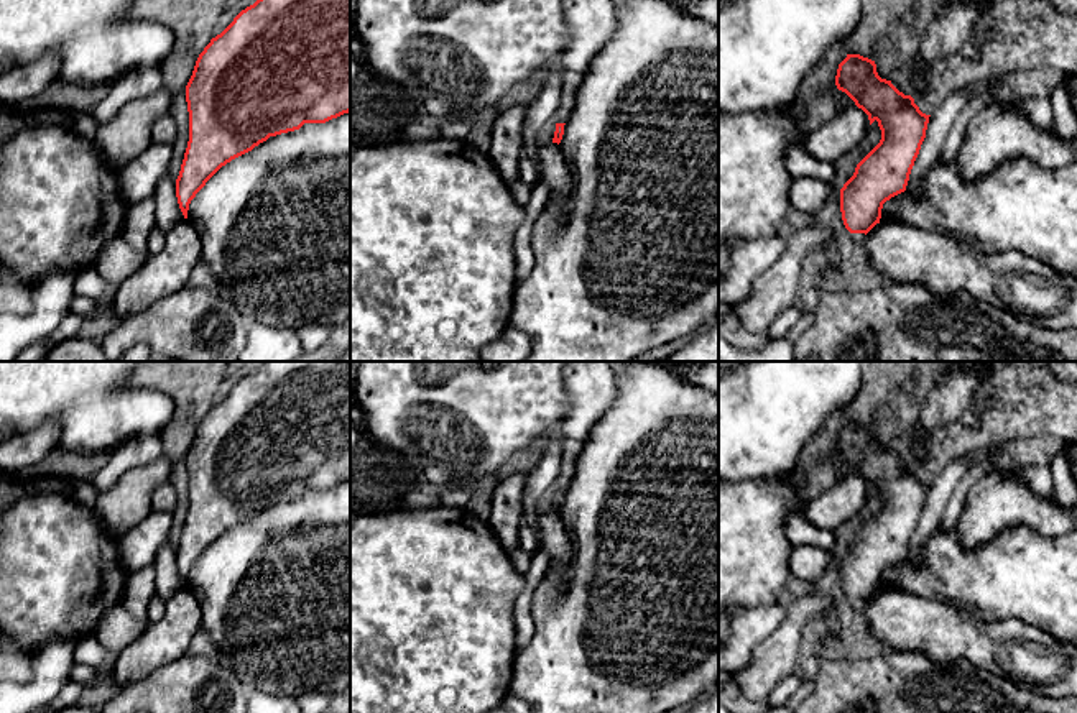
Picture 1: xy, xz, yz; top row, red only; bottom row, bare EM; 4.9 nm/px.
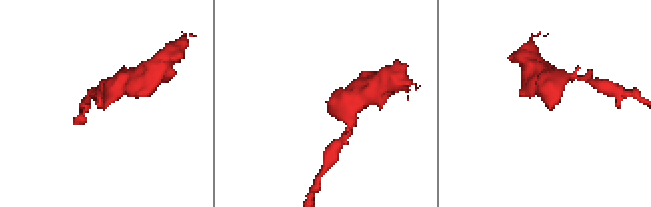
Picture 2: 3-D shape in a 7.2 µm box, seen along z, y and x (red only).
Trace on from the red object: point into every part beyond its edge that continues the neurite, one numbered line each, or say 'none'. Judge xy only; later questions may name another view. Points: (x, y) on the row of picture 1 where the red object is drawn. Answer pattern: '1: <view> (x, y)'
none

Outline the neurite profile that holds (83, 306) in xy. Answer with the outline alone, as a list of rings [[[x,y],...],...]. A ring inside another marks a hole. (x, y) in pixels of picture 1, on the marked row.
[[[74,294],[72,297],[69,310],[72,314],[77,314],[87,319],[107,319],[109,320],[112,315],[115,315],[112,301],[110,301],[109,310],[100,312],[99,299],[90,299],[90,297],[77,296],[77,294]]]

